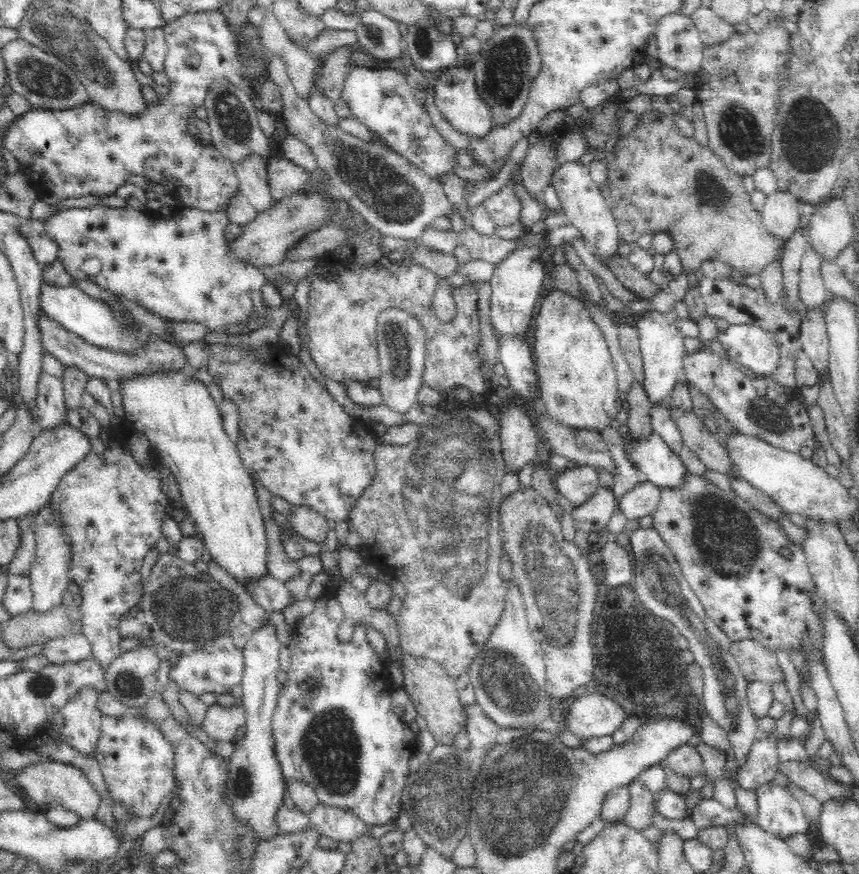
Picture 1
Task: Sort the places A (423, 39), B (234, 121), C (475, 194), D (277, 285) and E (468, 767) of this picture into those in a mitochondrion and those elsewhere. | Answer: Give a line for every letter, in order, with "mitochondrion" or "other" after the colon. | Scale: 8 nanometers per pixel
A: mitochondrion
B: mitochondrion
C: other
D: other
E: mitochondrion

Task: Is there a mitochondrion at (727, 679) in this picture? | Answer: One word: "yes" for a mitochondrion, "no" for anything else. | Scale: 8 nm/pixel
yes

